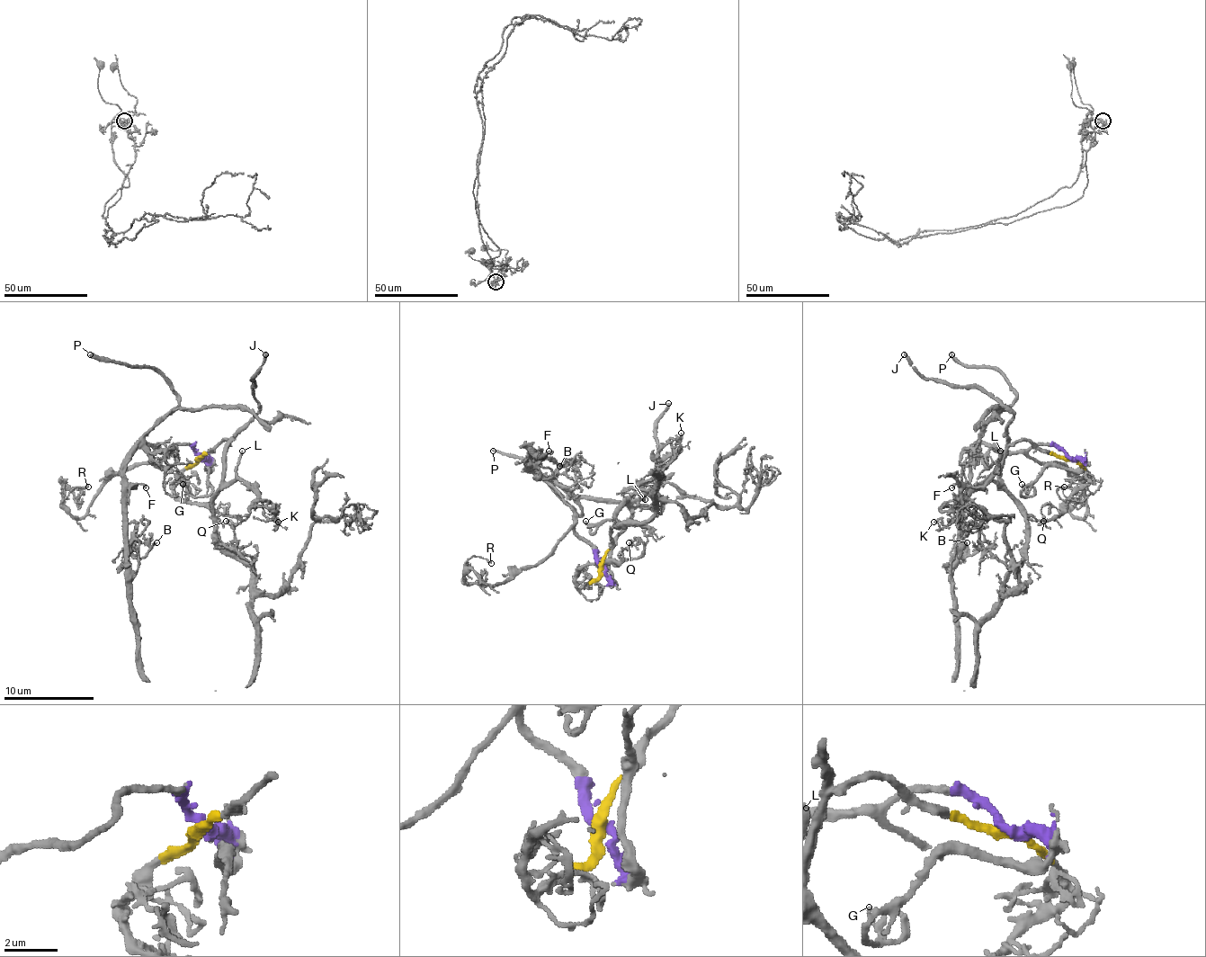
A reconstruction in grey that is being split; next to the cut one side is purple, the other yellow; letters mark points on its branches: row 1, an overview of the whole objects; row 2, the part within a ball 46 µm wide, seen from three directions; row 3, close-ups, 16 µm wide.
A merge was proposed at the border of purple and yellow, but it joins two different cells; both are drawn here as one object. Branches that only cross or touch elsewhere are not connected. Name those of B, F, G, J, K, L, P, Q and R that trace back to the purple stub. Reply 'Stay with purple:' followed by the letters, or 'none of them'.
Stay with purple: B, F, G, P, R

